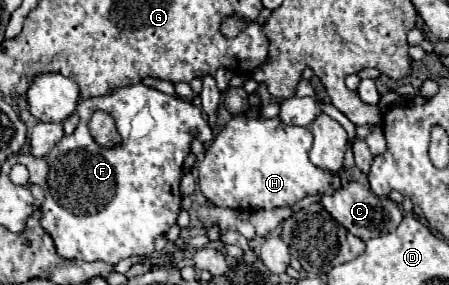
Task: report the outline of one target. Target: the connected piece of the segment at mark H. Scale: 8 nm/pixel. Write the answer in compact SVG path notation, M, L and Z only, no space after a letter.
M248 94L250 110L234 116L224 130L214 136L212 144L206 148L202 162L198 164L200 172L200 190L206 196L208 202L222 208L234 208L234 210L260 210L260 208L292 208L296 202L300 202L306 196L322 194L330 186L332 174L314 166L308 158L310 146L312 146L312 132L304 126L288 126L280 118L264 118L260 114L260 96Z

